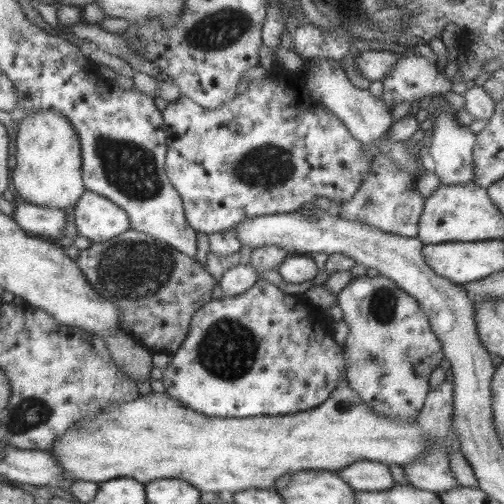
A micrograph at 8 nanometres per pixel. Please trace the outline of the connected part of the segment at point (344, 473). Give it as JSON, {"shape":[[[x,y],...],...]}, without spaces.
{"shape":[[[355,461],[355,464],[337,470],[336,474],[353,491],[379,492],[395,486],[388,466],[379,461]]]}

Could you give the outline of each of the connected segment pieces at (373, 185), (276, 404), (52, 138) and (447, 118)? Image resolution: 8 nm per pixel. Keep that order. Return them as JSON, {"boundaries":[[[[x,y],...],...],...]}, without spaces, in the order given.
{"boundaries":[[[[377,154],[371,158],[366,177],[351,198],[339,204],[338,217],[378,228],[381,232],[415,237],[424,203],[416,189],[416,179],[385,155]]],[[[258,278],[248,289],[245,289],[245,292],[236,294],[235,296],[221,296],[219,299],[208,300],[193,312],[186,337],[179,345],[179,348],[172,353],[172,358],[165,366],[165,369],[162,369],[160,379],[165,389],[164,393],[169,398],[178,400],[183,406],[209,417],[225,418],[225,416],[229,416],[229,418],[243,418],[243,416],[257,416],[257,414],[277,416],[277,414],[291,414],[291,412],[313,408],[321,404],[330,395],[330,392],[339,381],[345,381],[345,360],[342,345],[337,344],[333,340],[333,329],[331,342],[321,344],[321,330],[319,332],[311,330],[311,324],[313,324],[313,318],[311,318],[311,312],[307,310],[307,304],[297,295],[285,294],[285,292],[267,279]]],[[[37,111],[20,118],[14,141],[16,165],[10,174],[15,194],[19,200],[45,208],[74,206],[84,188],[80,173],[80,144],[71,123],[53,112]]],[[[435,106],[437,113],[436,118],[432,122],[431,128],[427,132],[431,132],[431,144],[429,144],[429,154],[434,162],[434,173],[441,183],[446,185],[454,185],[454,183],[471,183],[474,178],[474,164],[472,163],[472,148],[475,146],[476,134],[469,132],[465,126],[460,126],[454,120],[454,111],[447,108],[447,112]]]]}

